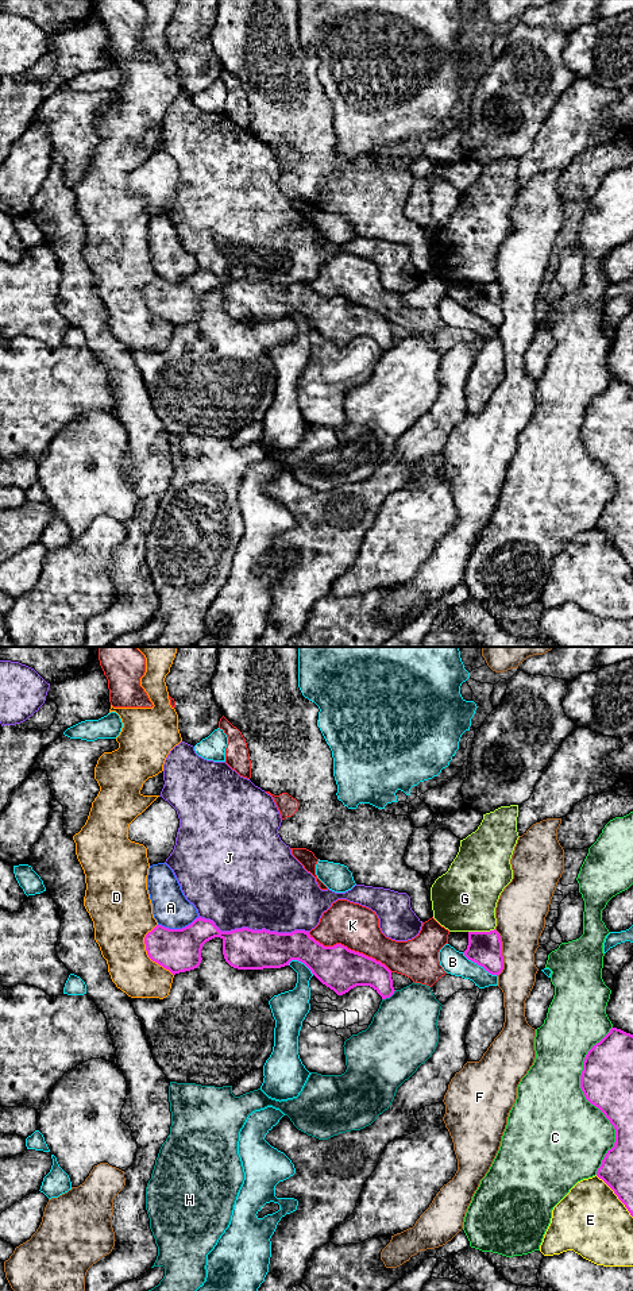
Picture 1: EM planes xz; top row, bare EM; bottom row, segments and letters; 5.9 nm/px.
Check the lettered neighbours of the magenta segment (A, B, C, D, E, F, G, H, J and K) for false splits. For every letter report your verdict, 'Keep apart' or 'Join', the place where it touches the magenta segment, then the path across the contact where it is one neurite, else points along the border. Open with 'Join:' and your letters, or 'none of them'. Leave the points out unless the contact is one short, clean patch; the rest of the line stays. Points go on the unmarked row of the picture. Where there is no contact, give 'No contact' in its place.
Join: none of them
A: Keep apart. Touches magenta at xz (178, 281)
B: Keep apart. Touches magenta at xz (479, 316)
C: Keep apart. Touches magenta at xz (589, 453)
D: Keep apart. Touches magenta at xz (147, 304)
E: Keep apart. Touches magenta at xz (616, 546)
F: Keep apart. Touches magenta at xz (501, 304)
G: Keep apart. Touches magenta at xz (481, 284)
H: Keep apart. Touches magenta at xz (389, 349). Boundary: xz (396, 342), (382, 351)
J: Keep apart. Touches magenta at xz (254, 282)
K: Keep apart. Touches magenta at xz (350, 301)

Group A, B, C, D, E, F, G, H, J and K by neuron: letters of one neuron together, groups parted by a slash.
A / B / C / D / E / F / G / H / J / K

